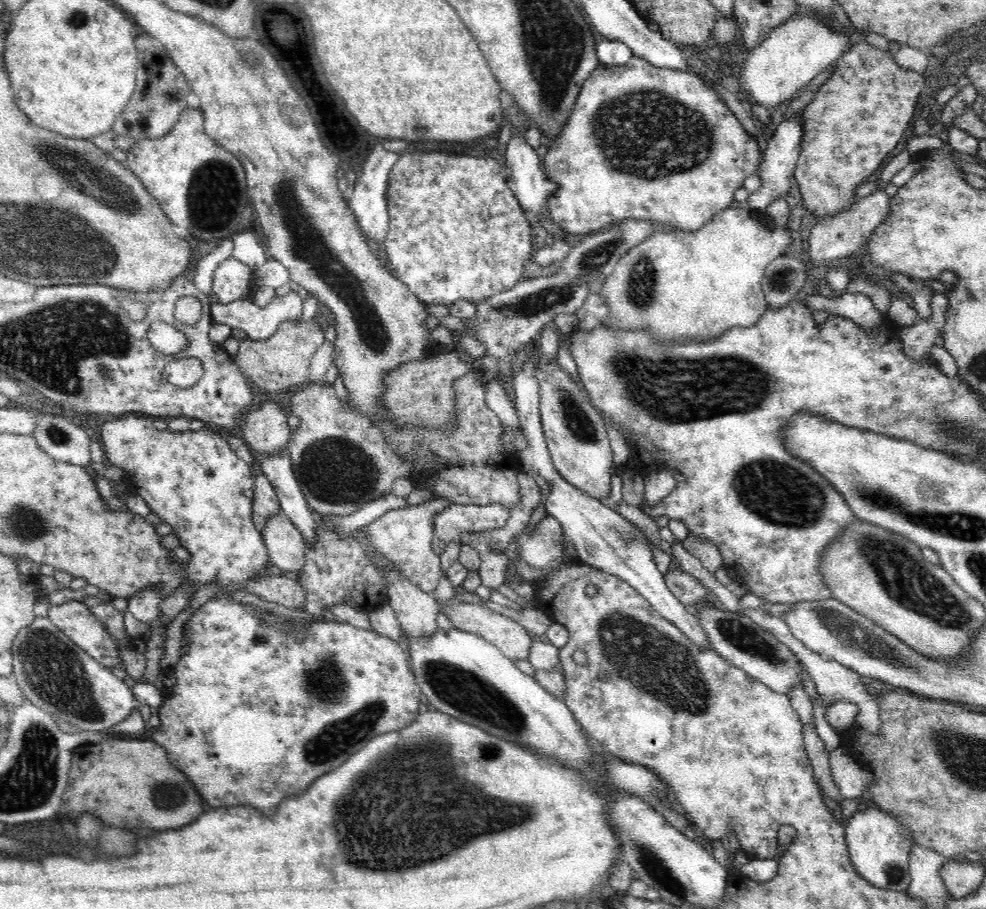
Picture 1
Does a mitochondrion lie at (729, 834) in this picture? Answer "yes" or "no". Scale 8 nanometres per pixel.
no

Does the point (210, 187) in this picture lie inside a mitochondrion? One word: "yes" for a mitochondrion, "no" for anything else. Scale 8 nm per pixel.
yes

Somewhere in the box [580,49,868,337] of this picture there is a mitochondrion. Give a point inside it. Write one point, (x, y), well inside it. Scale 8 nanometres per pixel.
(670, 139)

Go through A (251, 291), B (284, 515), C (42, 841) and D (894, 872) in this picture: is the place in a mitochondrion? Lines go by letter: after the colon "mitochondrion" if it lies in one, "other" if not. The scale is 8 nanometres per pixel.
A: other
B: other
C: other
D: mitochondrion

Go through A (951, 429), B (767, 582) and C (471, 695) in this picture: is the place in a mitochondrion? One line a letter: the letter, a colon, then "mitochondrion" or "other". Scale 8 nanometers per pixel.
A: other
B: other
C: mitochondrion

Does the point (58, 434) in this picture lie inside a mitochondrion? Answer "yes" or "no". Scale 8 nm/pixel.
yes

